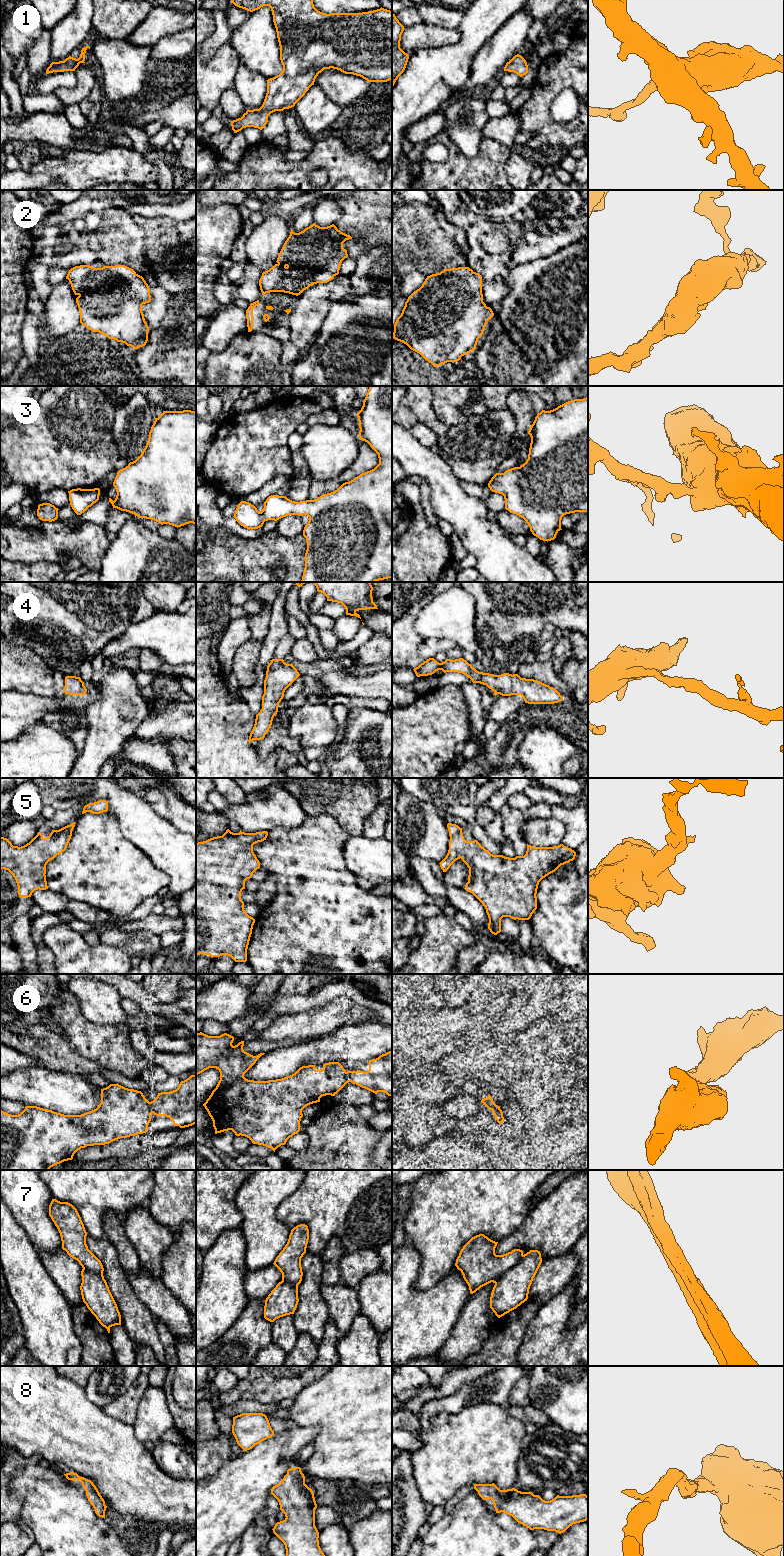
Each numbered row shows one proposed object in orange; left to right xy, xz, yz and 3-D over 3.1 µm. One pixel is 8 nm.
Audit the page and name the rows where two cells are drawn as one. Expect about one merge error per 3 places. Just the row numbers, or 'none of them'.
7

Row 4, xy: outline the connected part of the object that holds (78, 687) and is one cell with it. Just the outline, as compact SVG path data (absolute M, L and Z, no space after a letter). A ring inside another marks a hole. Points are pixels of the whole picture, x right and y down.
M66 676L65 677L65 687L63 688L65 694L69 695L85 695L87 692L84 682L80 677L76 676Z

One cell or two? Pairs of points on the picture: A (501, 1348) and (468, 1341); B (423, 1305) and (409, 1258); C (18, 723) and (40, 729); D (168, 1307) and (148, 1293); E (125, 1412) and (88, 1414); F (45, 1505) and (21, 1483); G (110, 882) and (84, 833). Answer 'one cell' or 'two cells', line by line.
A: two cells
B: one cell
C: two cells
D: one cell
E: two cells
F: one cell
G: one cell

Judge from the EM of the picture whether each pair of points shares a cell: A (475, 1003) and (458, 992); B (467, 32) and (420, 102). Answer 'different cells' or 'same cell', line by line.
A: same cell
B: same cell

